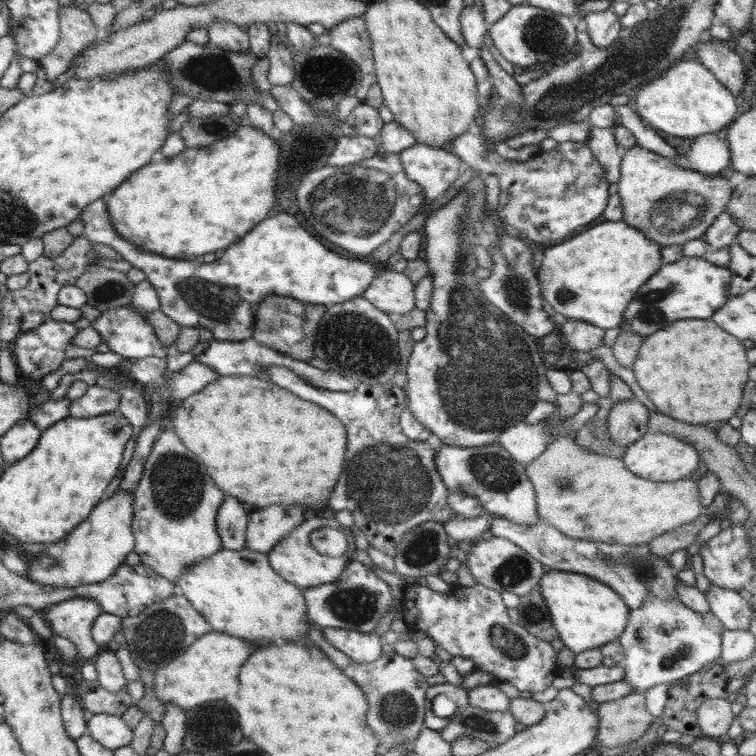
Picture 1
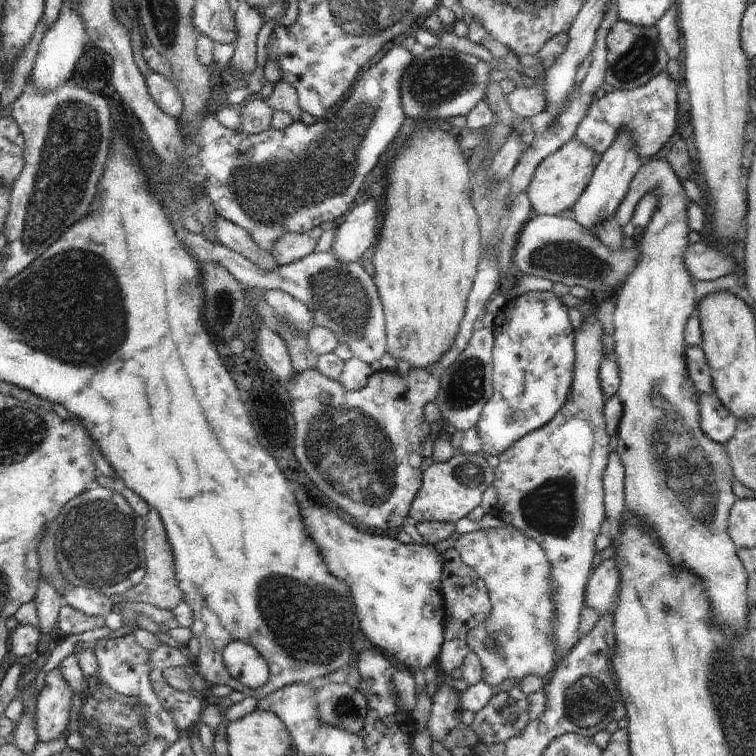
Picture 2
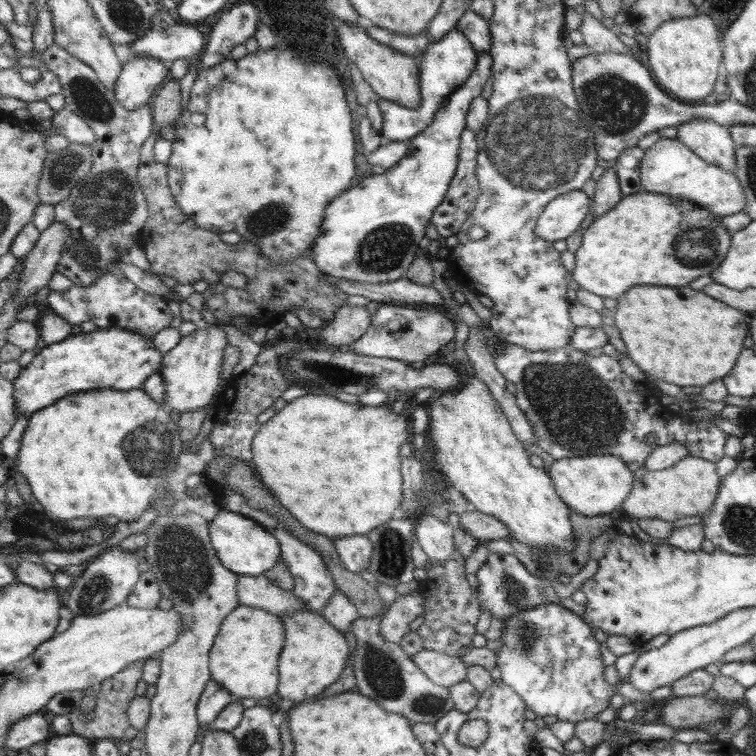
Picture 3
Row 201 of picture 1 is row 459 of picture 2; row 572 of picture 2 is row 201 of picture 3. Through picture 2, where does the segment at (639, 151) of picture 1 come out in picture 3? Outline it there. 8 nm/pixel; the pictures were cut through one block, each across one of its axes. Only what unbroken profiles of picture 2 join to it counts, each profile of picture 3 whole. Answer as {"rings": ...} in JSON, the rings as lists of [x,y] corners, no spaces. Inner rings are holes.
{"rings":[[[661,138],[646,149],[639,162],[639,177],[648,192],[694,201],[719,217],[736,214],[746,206],[742,185],[734,173],[707,163],[678,139]]]}

